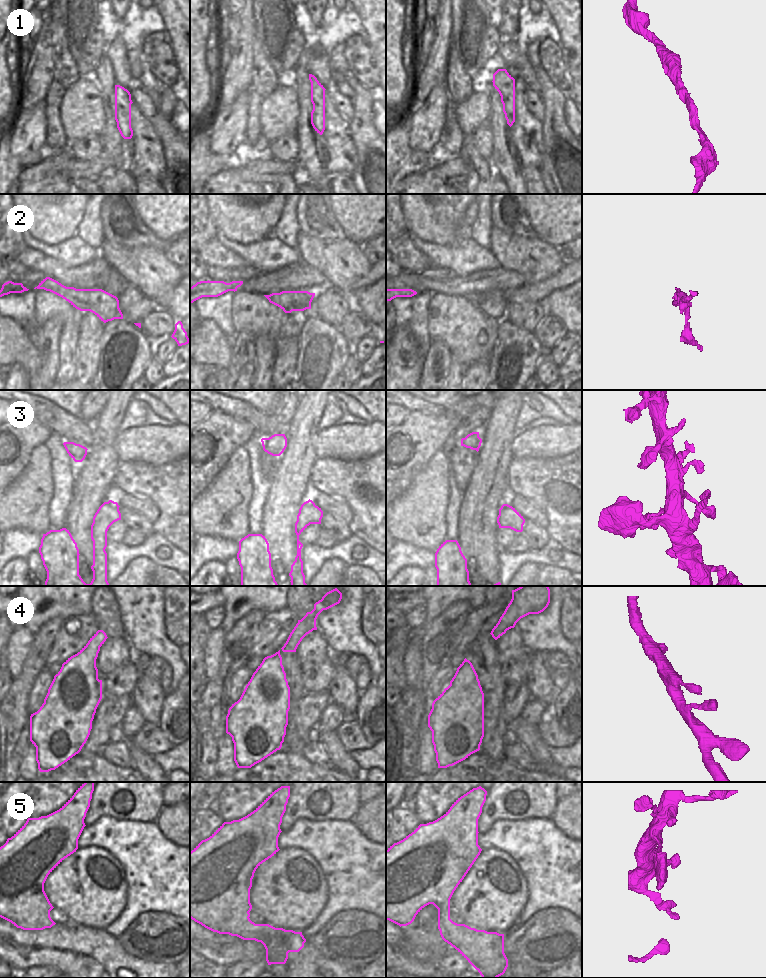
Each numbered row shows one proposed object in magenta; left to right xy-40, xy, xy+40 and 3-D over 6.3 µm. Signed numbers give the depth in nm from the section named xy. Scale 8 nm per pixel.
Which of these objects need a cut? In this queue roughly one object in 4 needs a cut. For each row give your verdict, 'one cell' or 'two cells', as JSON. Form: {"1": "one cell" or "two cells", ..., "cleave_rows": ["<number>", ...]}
{"1": "one cell", "2": "one cell", "3": "two cells", "4": "one cell", "5": "two cells", "cleave_rows": ["3", "5"]}

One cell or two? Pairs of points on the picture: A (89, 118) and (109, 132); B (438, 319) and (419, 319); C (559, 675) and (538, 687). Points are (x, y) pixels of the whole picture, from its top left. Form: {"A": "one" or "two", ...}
{"A": "two", "B": "two", "C": "two"}

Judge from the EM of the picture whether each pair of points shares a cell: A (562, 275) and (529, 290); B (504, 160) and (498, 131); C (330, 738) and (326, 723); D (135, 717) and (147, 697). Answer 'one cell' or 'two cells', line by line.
A: one cell
B: one cell
C: two cells
D: two cells

